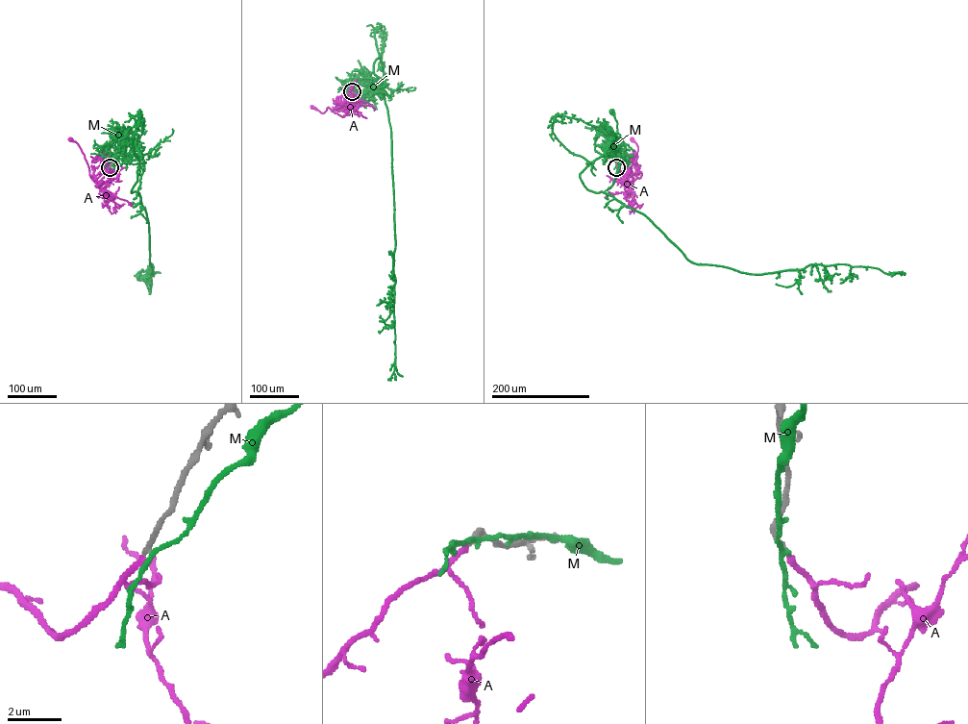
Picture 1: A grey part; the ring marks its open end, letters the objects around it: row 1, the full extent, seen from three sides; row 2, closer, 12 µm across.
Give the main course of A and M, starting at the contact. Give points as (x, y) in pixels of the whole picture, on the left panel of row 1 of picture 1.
A: (110, 167), (95, 176), (99, 187), (111, 174), (104, 171), (97, 178), (90, 177), (84, 154), (70, 138)
M: (110, 167), (119, 150), (135, 144), (132, 129), (139, 112)

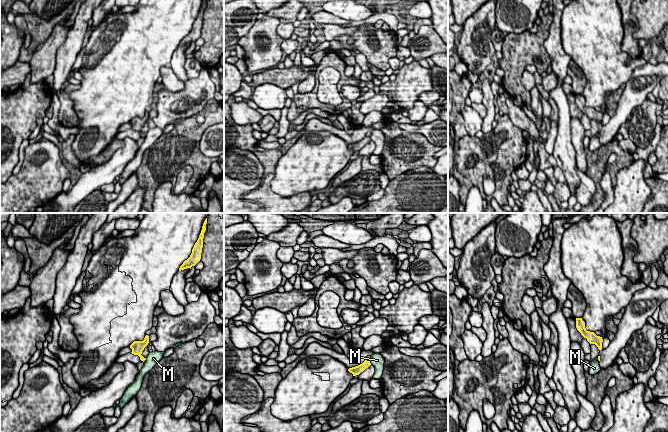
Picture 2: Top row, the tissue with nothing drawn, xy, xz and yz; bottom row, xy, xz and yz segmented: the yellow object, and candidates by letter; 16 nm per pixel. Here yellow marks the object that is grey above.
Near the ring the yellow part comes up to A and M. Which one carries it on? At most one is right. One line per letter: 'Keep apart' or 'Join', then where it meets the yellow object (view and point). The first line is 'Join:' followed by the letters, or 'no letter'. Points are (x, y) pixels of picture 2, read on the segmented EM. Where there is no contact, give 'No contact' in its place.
Join: A
A: Join. No contact
M: Keep apart. Touches yellow at xy (144, 360)

